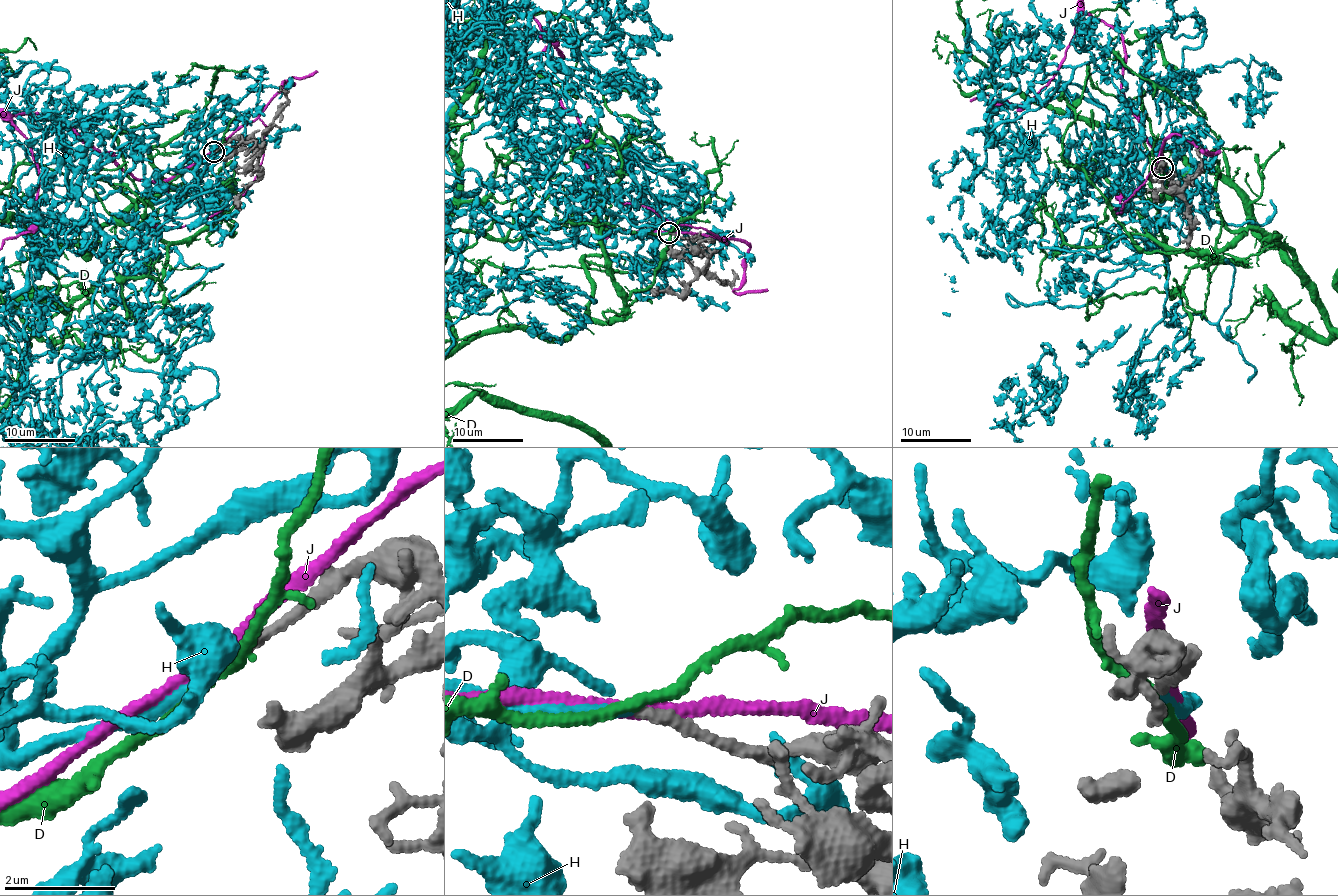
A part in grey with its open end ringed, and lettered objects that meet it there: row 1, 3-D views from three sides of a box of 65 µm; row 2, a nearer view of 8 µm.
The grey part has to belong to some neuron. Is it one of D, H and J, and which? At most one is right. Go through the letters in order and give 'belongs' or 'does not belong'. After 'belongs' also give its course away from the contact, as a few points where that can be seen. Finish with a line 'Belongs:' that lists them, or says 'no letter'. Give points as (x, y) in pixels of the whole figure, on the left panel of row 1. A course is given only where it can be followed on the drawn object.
D: does not belong
H: belongs
J: does not belong
Belongs: H

